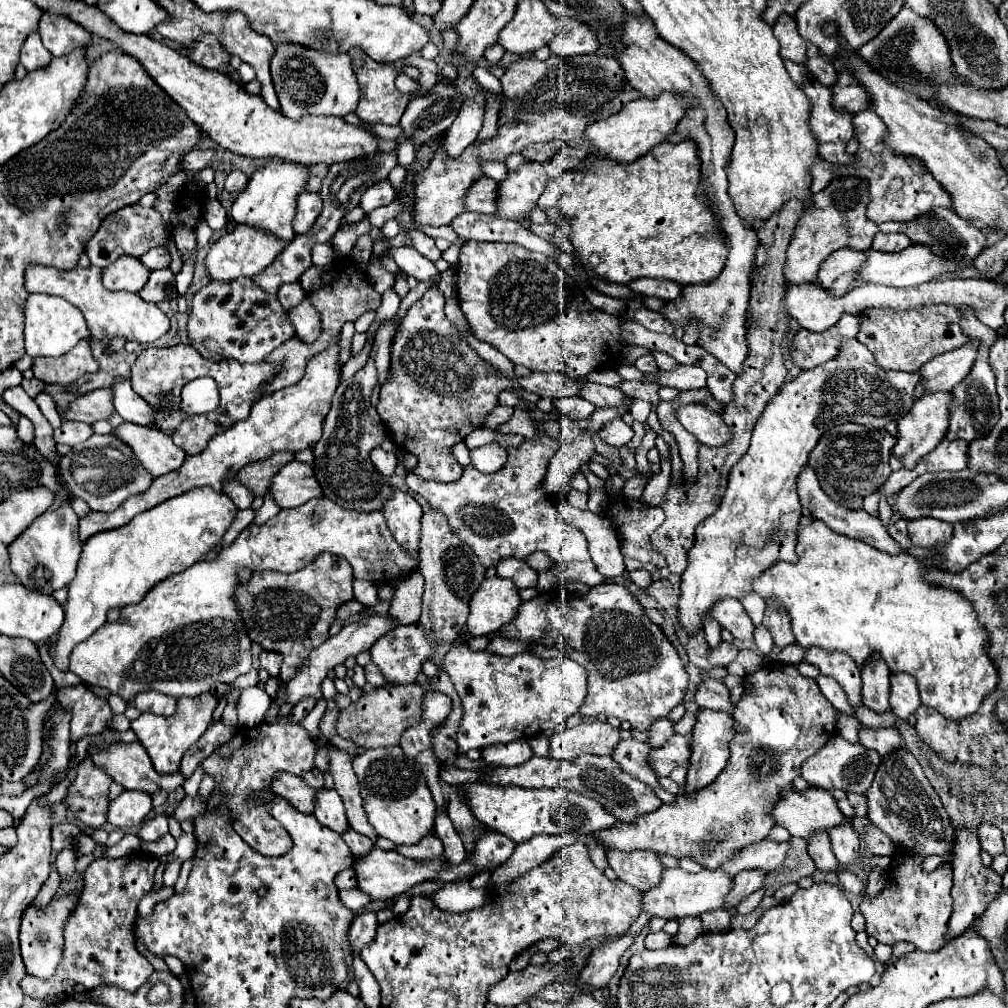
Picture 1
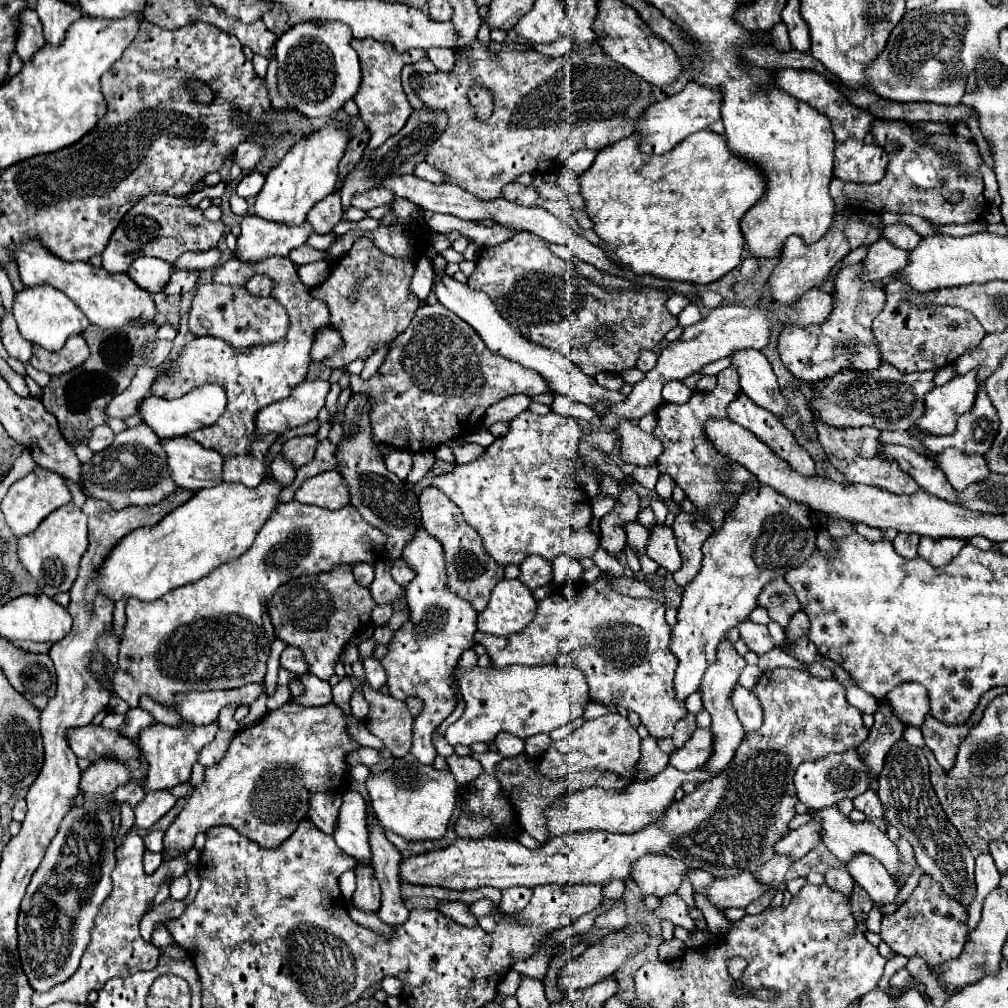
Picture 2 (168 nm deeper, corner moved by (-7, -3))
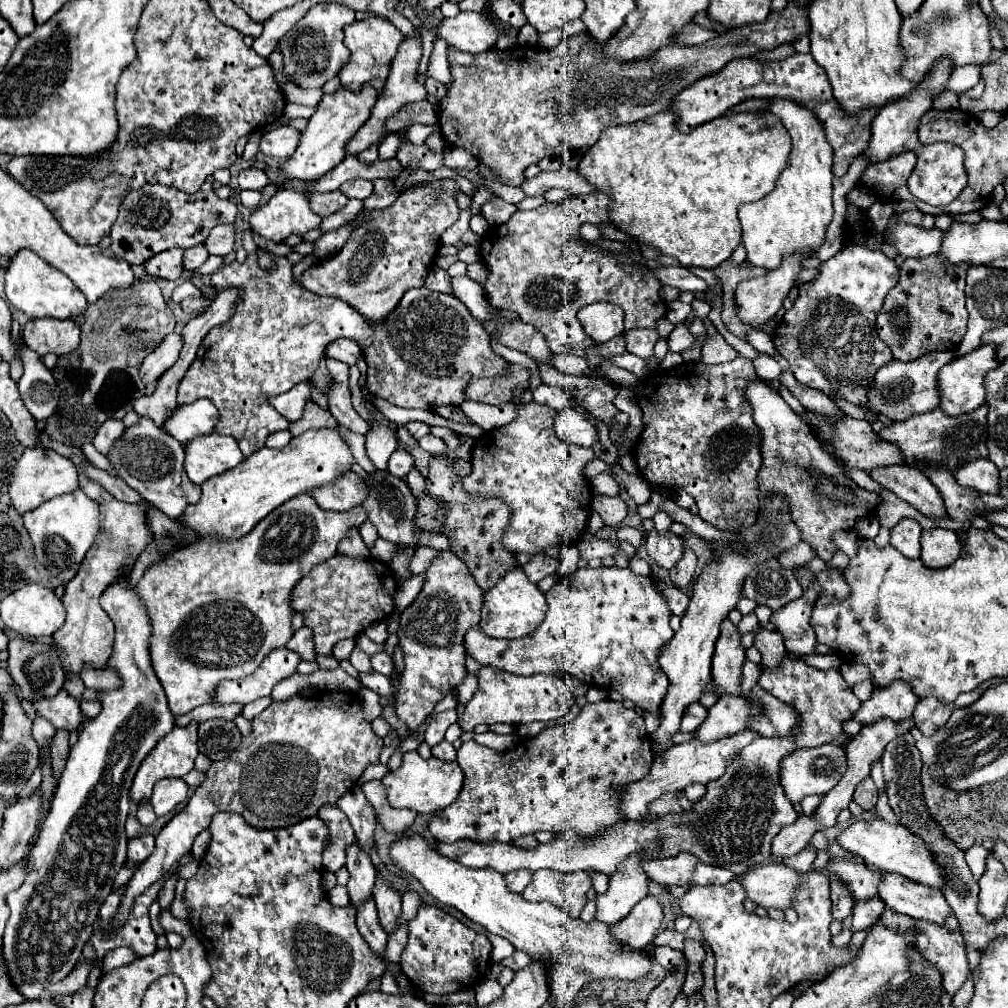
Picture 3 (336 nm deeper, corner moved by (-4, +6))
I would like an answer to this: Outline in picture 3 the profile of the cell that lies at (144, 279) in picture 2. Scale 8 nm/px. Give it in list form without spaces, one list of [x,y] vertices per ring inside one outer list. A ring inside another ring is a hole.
[[[167,249],[159,255],[153,255],[147,261],[147,271],[153,277],[161,277],[161,279],[179,279],[183,275],[181,269],[181,261],[183,261],[183,249]]]

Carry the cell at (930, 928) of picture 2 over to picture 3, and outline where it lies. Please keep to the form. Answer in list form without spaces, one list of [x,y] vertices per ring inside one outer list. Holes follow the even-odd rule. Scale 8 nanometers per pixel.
[[[885,909],[883,911],[885,915],[885,923],[889,927],[897,927],[897,929],[909,929],[911,927],[917,927],[917,949],[921,951],[923,957],[927,957],[931,963],[937,965],[937,969],[941,971],[943,975],[943,989],[953,997],[957,993],[957,989],[965,983],[965,979],[969,977],[969,961],[967,961],[967,953],[965,953],[965,943],[963,943],[963,937],[961,937],[961,931],[959,931],[959,923],[955,917],[949,917],[949,921],[945,925],[935,925],[935,923],[927,923],[927,921],[915,921],[915,919],[907,919],[905,915],[899,915],[895,911],[889,911]]]

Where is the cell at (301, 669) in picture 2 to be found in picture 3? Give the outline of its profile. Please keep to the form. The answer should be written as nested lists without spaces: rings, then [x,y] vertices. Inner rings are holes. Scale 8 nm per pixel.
[[[309,627],[297,629],[295,635],[291,637],[291,641],[287,643],[287,649],[297,651],[301,655],[301,659],[305,659],[305,661],[315,661],[317,653],[313,649],[313,631]]]

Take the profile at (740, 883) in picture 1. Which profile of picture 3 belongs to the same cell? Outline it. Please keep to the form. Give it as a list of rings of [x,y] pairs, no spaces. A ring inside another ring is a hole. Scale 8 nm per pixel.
[[[801,815],[793,825],[781,829],[781,833],[773,839],[773,855],[775,857],[791,857],[809,845],[811,837],[821,831],[817,829],[817,821],[813,815]]]

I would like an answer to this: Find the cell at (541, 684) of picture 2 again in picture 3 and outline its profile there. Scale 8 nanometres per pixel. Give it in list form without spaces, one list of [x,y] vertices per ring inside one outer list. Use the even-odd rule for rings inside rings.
[[[481,667],[479,671],[479,691],[467,703],[465,711],[461,713],[461,729],[471,731],[481,723],[509,723],[509,725],[523,725],[531,721],[551,721],[561,719],[567,709],[573,705],[573,695],[565,687],[559,675],[531,675],[521,677],[513,673],[505,673],[493,667]]]

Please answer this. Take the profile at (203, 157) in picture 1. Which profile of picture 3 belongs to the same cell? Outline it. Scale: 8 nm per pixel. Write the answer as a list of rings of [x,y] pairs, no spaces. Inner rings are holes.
[[[283,125],[279,129],[267,131],[261,139],[259,153],[265,157],[289,159],[293,155],[293,149],[297,149],[299,137],[301,137],[301,131],[291,127],[291,125]]]

